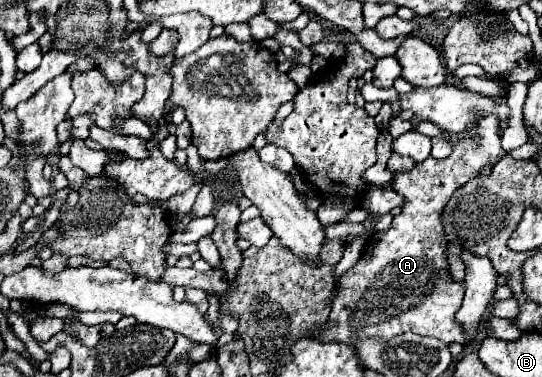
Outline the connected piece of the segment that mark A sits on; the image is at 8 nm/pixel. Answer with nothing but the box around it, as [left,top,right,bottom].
[321,115,505,345]

